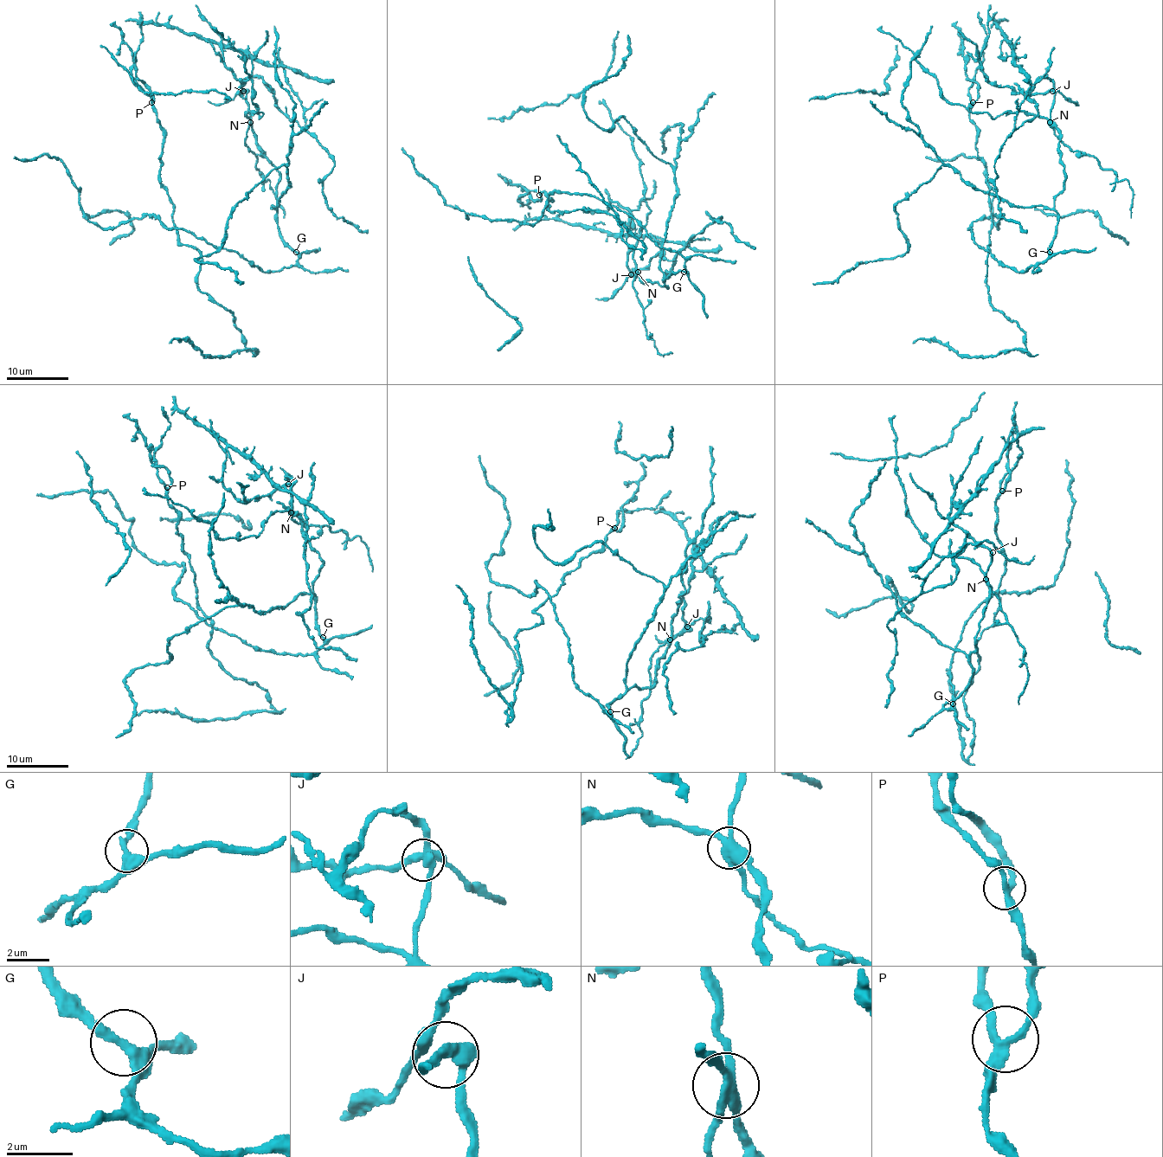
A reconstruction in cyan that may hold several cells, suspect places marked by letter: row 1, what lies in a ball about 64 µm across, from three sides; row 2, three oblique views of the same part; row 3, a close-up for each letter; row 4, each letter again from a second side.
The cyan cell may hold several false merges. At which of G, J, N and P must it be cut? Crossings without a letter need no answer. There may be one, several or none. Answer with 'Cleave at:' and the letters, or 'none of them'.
Cleave at: N

